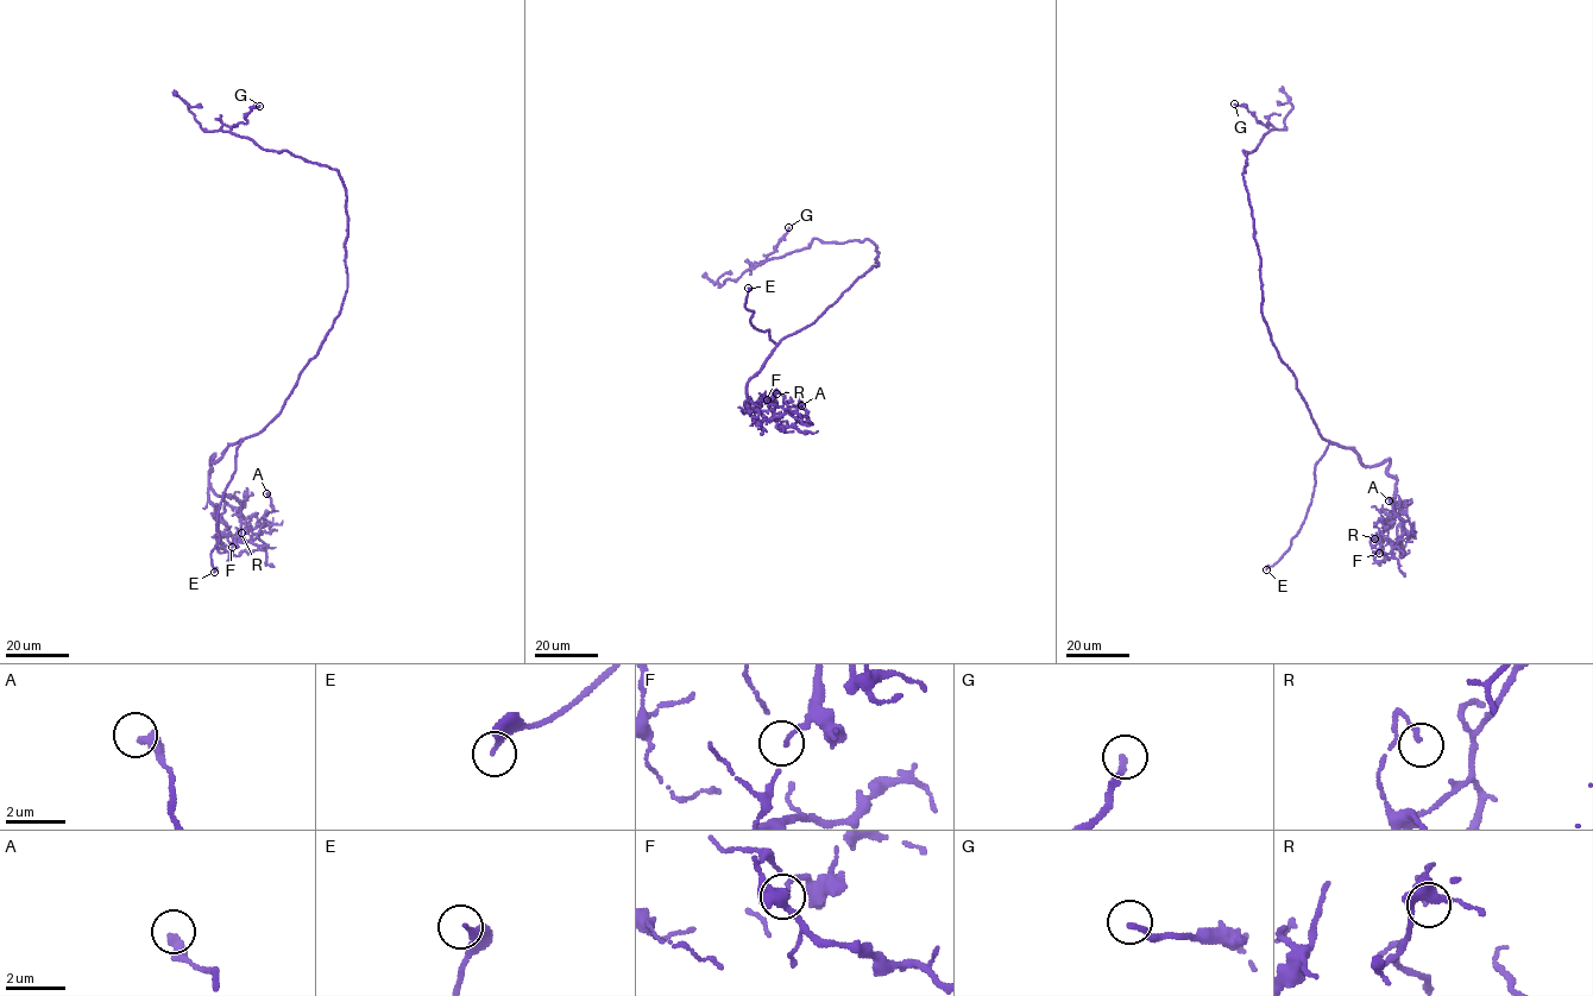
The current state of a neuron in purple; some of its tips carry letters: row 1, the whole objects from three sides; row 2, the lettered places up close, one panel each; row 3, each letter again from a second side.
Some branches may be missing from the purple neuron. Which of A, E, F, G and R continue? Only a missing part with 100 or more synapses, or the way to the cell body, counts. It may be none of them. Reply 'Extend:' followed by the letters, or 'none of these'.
Extend: E

